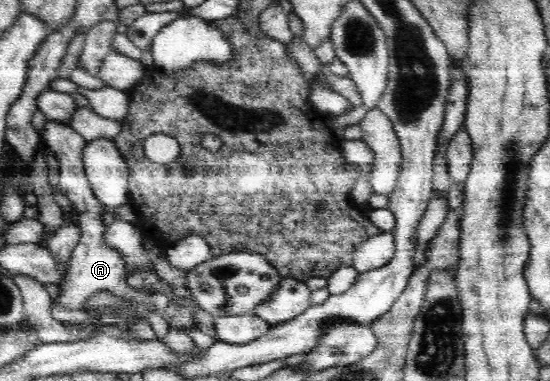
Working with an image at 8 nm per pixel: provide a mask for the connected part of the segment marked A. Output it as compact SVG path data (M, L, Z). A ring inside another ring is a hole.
M47 121L40 133L44 144L58 159L58 165L60 165L58 189L69 198L72 206L76 207L76 211L78 211L77 225L81 234L72 256L66 263L67 269L59 286L60 292L54 300L47 300L47 302L59 304L59 306L68 310L83 310L86 300L90 300L94 294L100 291L110 291L116 297L130 297L136 299L138 303L148 305L148 307L156 307L156 310L152 310L152 314L147 318L156 337L163 339L170 330L170 326L163 316L165 308L169 304L169 298L158 293L145 294L130 287L125 276L123 256L103 242L103 234L111 218L104 210L104 205L96 200L86 177L83 150L87 145L87 140L72 127L64 125L60 121Z

